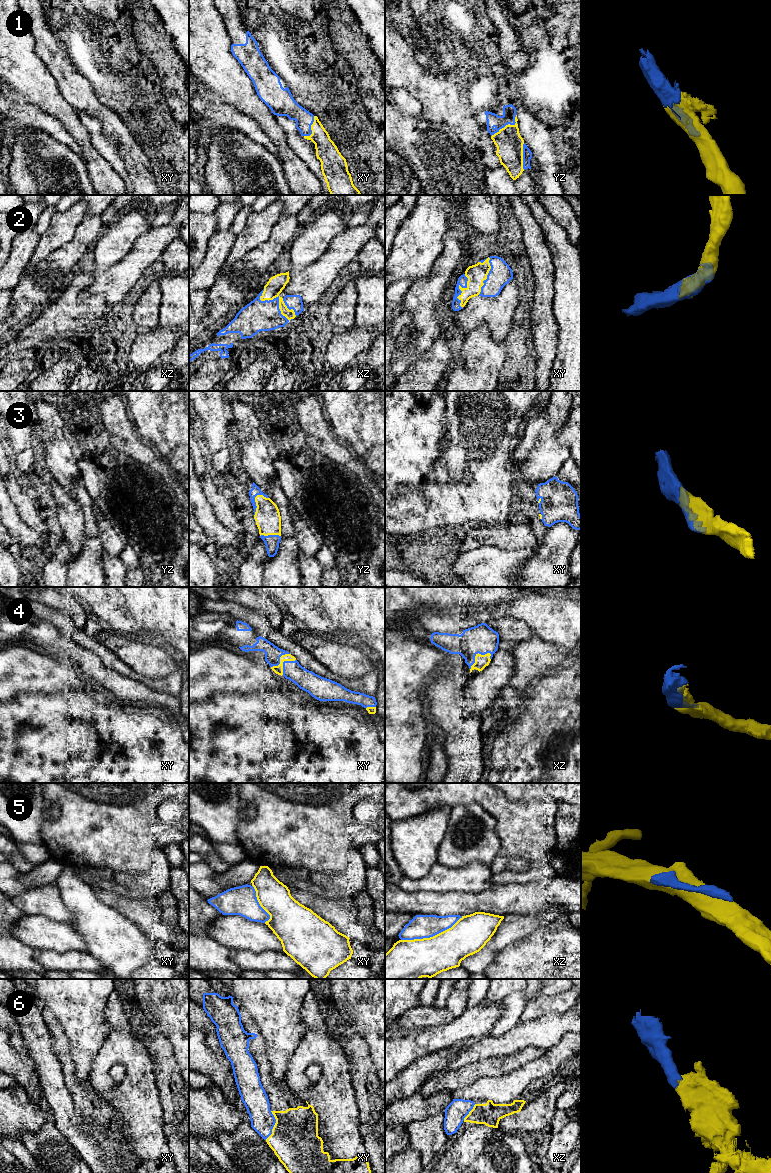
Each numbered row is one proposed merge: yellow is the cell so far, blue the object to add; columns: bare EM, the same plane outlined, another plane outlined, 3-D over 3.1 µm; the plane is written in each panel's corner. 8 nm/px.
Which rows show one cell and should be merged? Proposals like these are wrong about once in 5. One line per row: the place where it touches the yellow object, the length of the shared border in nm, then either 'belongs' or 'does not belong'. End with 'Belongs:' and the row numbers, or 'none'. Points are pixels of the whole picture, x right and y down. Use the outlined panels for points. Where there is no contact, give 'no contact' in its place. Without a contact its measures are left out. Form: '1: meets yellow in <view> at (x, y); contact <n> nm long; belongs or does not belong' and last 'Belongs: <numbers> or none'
1: meets yellow in yz at (506, 125); contact 260 nm long; belongs
2: meets yellow in xz at (277, 296); contact 340 nm long; belongs
3: meets yellow in yz at (255, 500); contact 190 nm long; belongs
4: meets yellow in xz at (476, 655); contact 220 nm long; belongs
5: meets yellow in xz at (431, 937); contact 550 nm long; belongs
6: meets yellow in xy at (274, 1125); contact 240 nm long; belongs
Belongs: 1, 2, 3, 4, 5, 6

